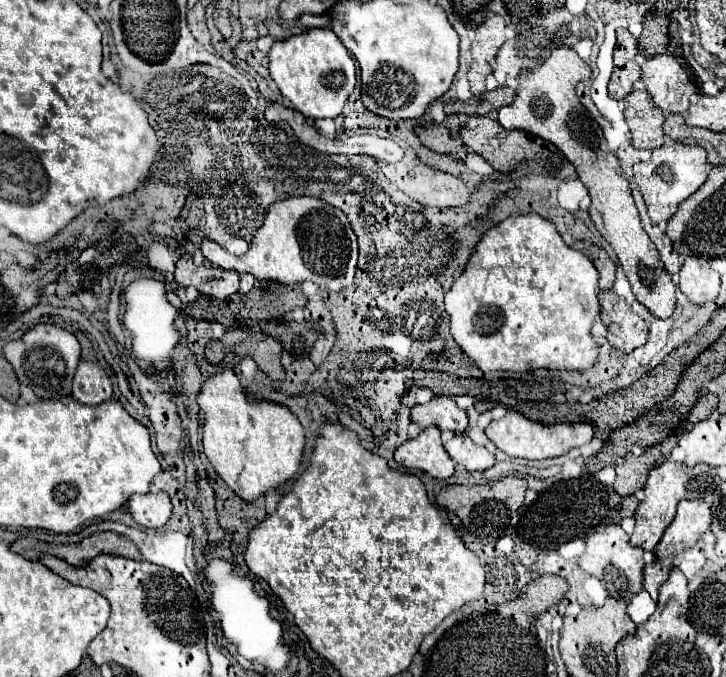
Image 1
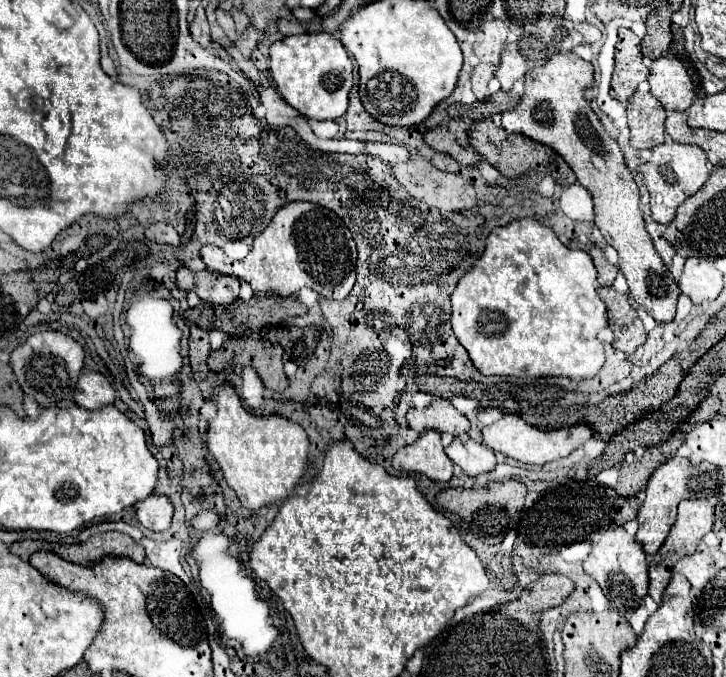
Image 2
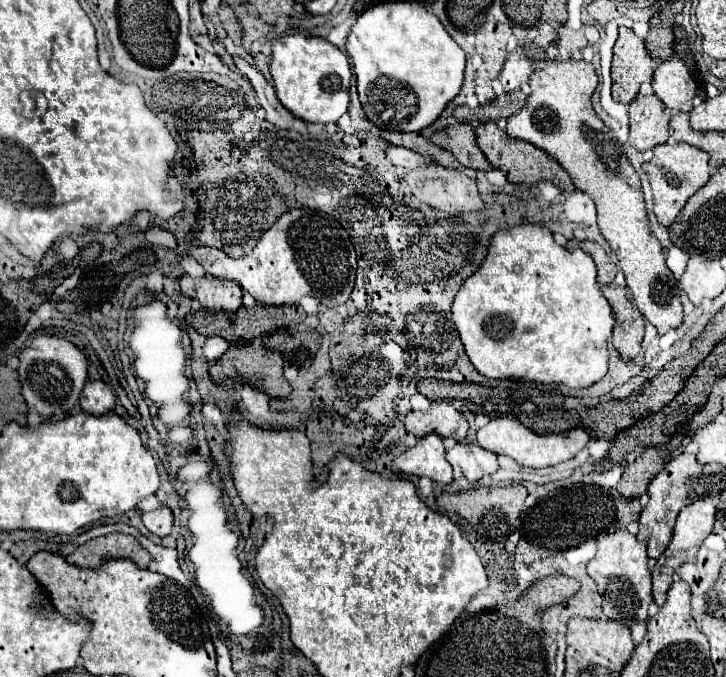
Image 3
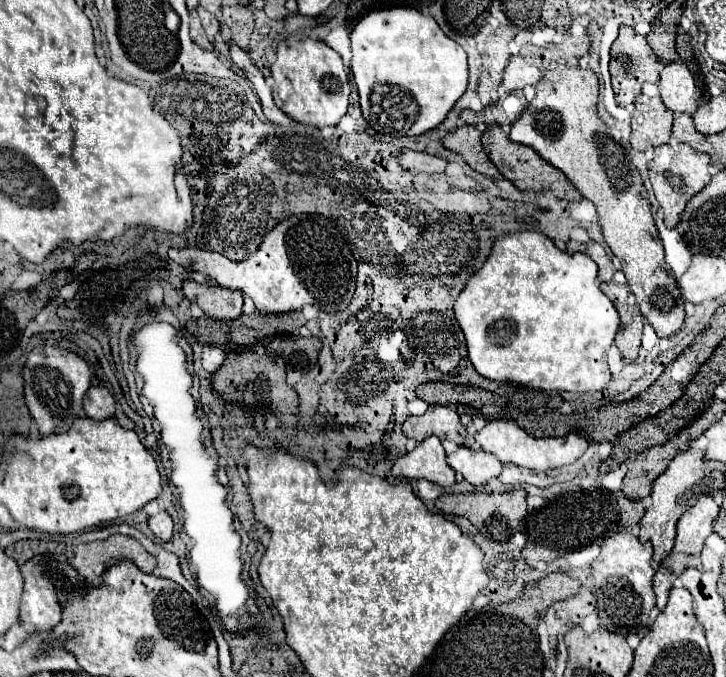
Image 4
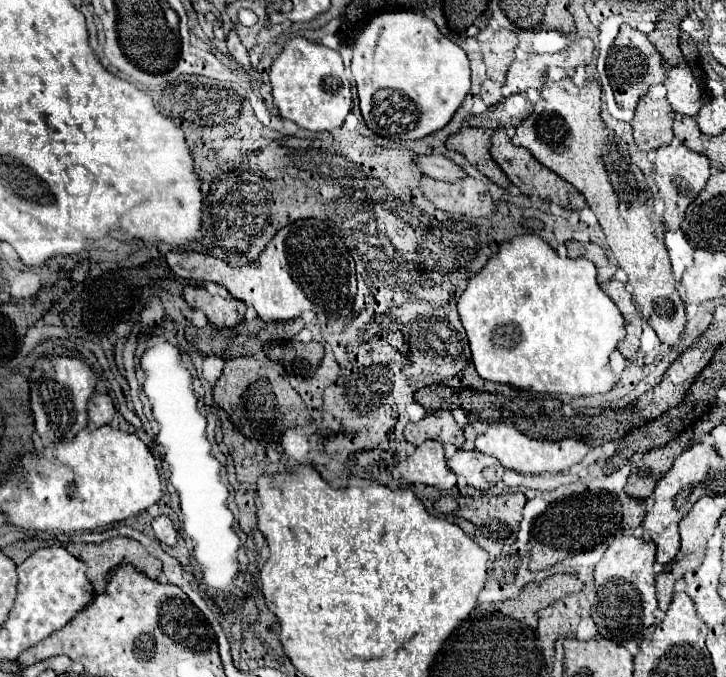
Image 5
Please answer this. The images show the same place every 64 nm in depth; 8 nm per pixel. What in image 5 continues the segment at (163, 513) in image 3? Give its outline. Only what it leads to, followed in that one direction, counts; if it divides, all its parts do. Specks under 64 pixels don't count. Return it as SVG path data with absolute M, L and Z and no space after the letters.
M158 516L158 518L154 518L154 522L152 522L152 528L154 528L154 534L156 534L156 538L162 542L162 544L166 544L166 546L176 546L176 530L174 530L174 524L172 524L172 520L168 518L168 516Z

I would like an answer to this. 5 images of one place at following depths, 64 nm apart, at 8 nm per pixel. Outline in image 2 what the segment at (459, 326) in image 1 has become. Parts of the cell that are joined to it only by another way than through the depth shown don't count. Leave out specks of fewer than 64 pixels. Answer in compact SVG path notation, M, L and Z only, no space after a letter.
M534 218L514 220L508 226L494 228L490 232L490 236L486 238L484 254L476 260L474 268L470 272L466 272L466 276L460 278L460 282L458 282L456 290L452 292L450 300L452 300L452 330L454 330L456 338L460 340L460 344L466 348L466 352L472 358L474 366L478 368L478 372L482 372L484 376L492 376L492 374L496 374L496 376L530 376L530 378L562 376L562 378L570 378L574 382L580 382L580 380L586 380L586 378L594 378L604 366L604 360L606 360L604 358L604 346L598 340L598 332L608 326L608 314L606 314L604 302L598 296L596 268L592 264L592 258L584 250L570 250L564 244L560 244L560 240L552 232L552 228L542 226Z

